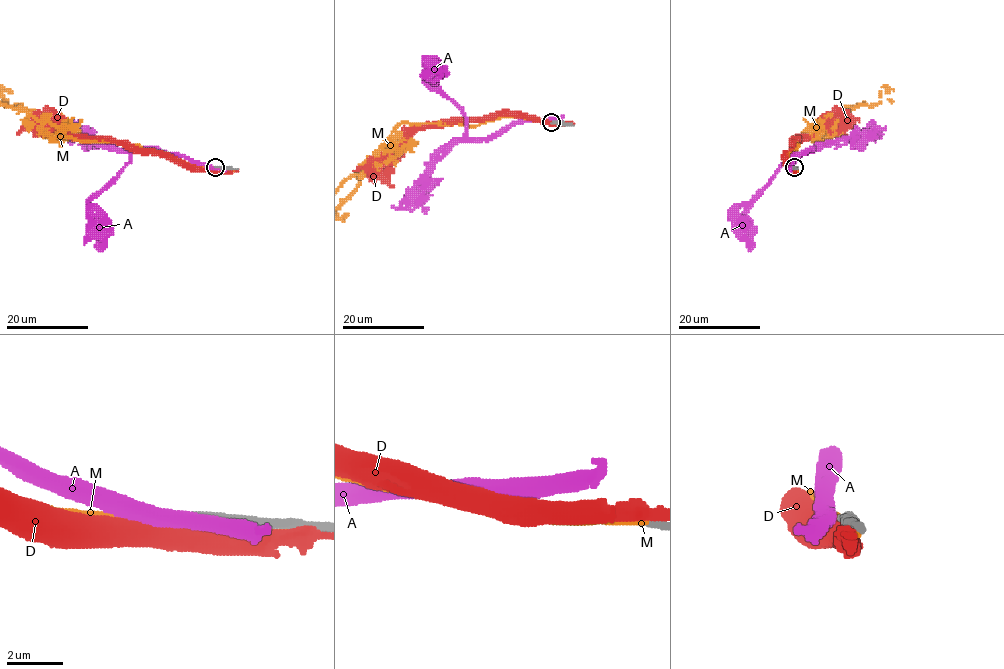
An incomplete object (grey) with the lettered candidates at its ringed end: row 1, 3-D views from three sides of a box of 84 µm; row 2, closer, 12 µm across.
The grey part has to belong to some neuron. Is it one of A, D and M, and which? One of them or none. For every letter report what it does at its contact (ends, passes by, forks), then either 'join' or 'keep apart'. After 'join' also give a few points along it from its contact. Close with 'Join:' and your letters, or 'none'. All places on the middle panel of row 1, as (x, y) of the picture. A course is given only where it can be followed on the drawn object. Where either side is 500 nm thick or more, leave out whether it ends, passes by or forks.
A: keep apart
D: keep apart
M: it passes by | keep apart
Join: none

